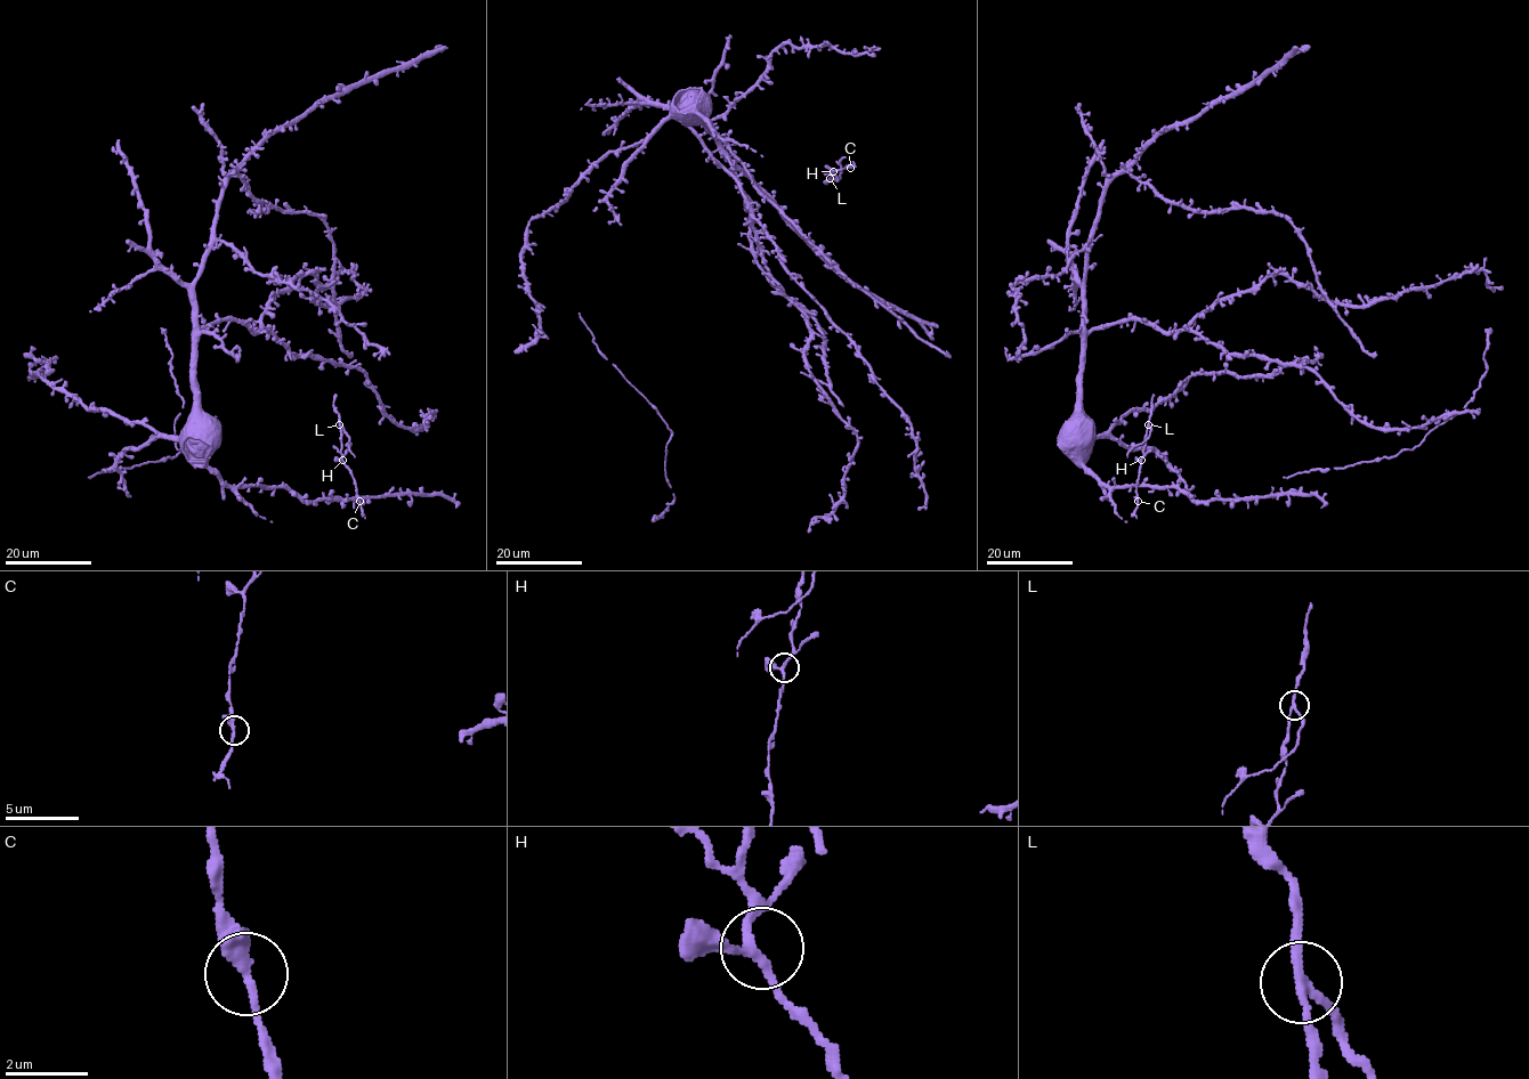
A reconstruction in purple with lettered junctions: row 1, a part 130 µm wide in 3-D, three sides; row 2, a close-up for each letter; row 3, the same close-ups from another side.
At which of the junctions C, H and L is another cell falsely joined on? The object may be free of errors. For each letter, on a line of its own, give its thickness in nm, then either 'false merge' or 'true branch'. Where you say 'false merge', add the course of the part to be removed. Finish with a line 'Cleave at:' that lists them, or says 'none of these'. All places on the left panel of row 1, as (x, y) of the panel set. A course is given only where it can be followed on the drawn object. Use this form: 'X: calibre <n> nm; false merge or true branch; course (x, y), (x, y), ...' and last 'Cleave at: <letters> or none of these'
C: calibre 240 nm; true branch
H: calibre 190 nm; true branch
L: calibre 180 nm; false merge; course (340, 424), (355, 456)
Cleave at: L

